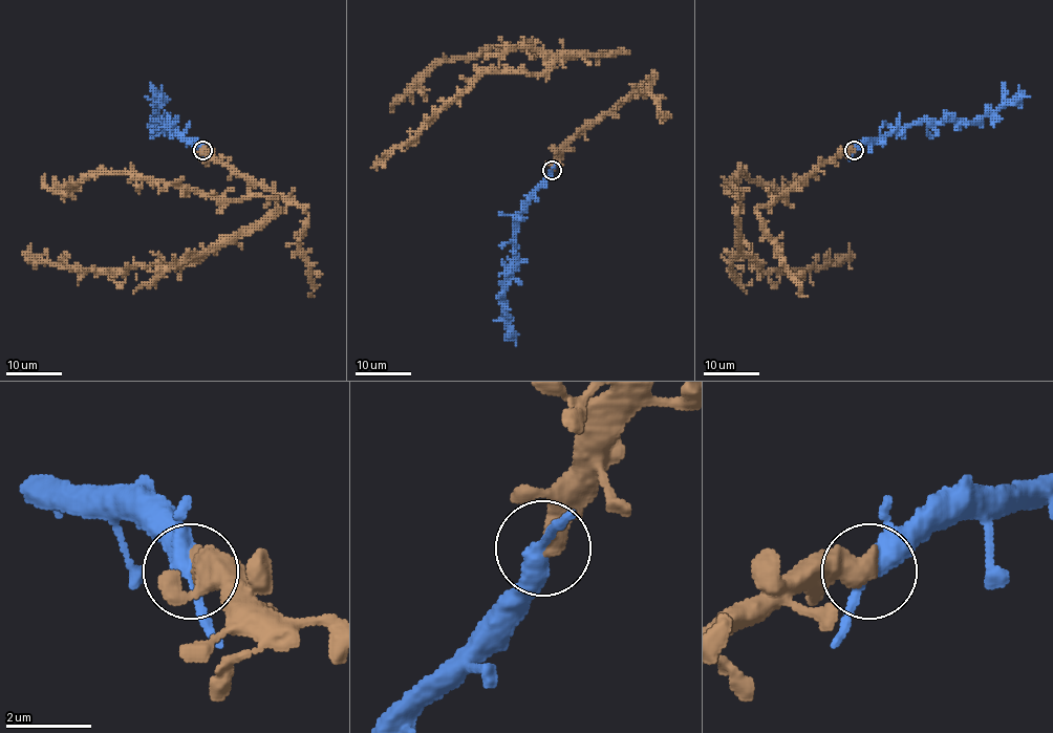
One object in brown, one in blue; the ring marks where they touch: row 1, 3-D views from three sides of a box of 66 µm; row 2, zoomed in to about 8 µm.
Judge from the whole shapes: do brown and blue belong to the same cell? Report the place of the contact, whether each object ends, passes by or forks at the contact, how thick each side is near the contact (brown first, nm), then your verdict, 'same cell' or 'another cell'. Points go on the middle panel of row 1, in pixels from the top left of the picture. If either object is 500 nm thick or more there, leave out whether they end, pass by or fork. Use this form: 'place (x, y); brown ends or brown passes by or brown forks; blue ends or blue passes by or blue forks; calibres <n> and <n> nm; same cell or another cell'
place (552, 170); calibres 550 and 380 nm; same cell

